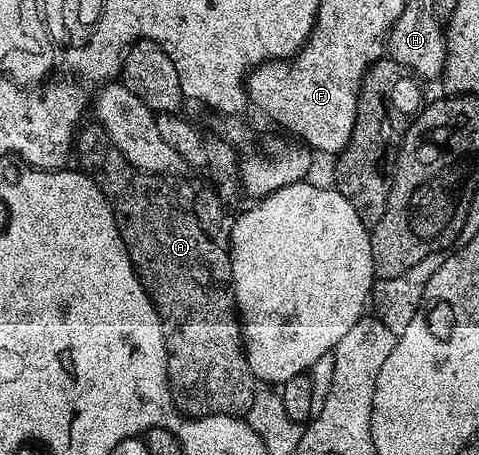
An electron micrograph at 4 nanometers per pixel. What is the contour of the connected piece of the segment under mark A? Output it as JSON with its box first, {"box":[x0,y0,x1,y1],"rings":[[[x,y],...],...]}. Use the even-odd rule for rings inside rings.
{"box":[73,123,257,418],"rings":[[[90,123],[83,130],[78,130],[77,136],[73,142],[74,160],[79,160],[78,168],[87,176],[93,179],[93,183],[97,183],[97,187],[101,187],[101,191],[105,195],[105,199],[111,204],[111,210],[115,216],[115,222],[119,228],[119,240],[127,244],[127,253],[131,256],[131,262],[135,268],[135,273],[139,277],[139,282],[145,287],[145,291],[149,295],[149,299],[155,304],[155,310],[159,312],[159,322],[163,325],[163,334],[165,335],[165,347],[167,348],[167,378],[171,384],[171,397],[175,401],[175,407],[180,413],[188,418],[208,417],[209,415],[225,415],[226,417],[243,417],[253,406],[255,394],[257,392],[257,382],[253,371],[247,362],[247,352],[243,350],[243,330],[241,328],[241,317],[237,312],[235,303],[235,290],[231,280],[231,254],[226,248],[219,246],[220,242],[205,235],[205,231],[201,231],[201,223],[197,223],[197,215],[193,215],[193,189],[187,186],[183,179],[175,175],[164,175],[161,173],[146,173],[137,167],[133,167],[133,163],[129,163],[129,159],[125,159],[125,155],[121,155],[121,151],[117,151],[117,147],[109,139],[109,135],[98,123]]]}

